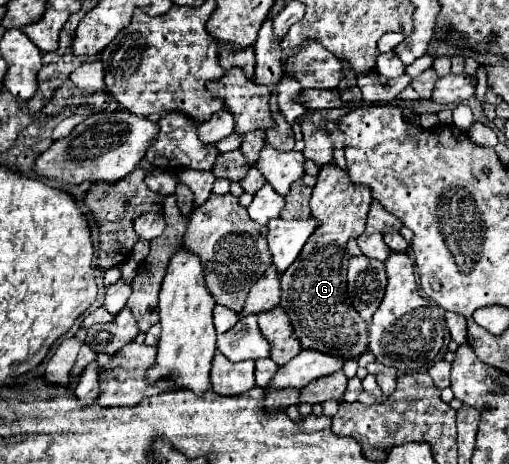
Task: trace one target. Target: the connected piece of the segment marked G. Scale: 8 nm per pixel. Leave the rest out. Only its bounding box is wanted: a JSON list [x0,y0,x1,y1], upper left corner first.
[279,164,371,358]

